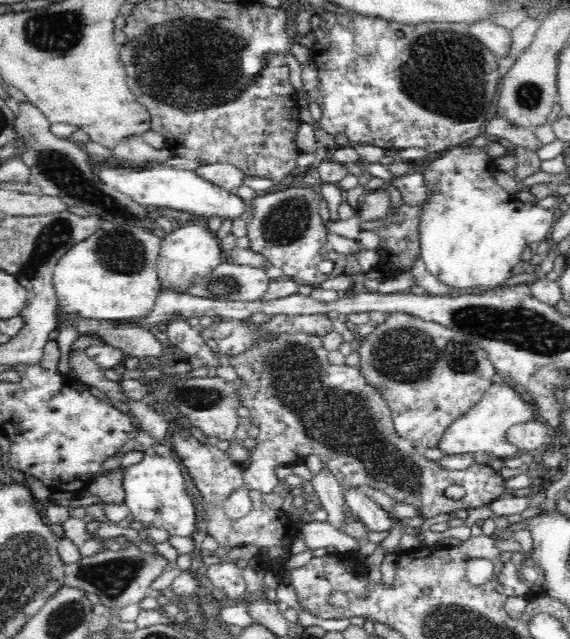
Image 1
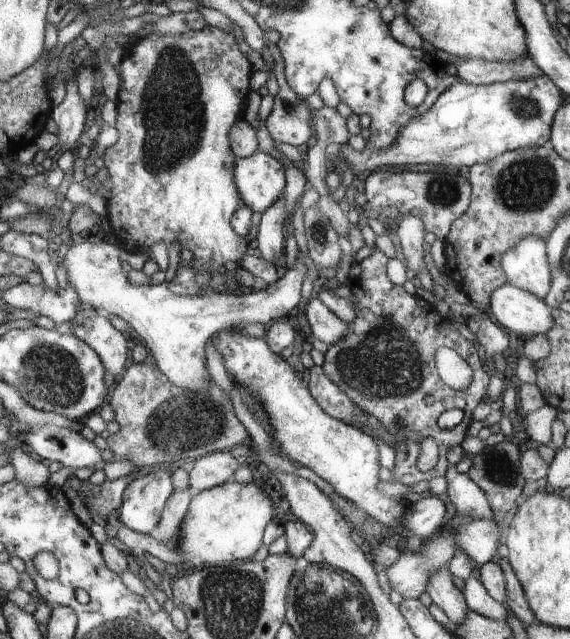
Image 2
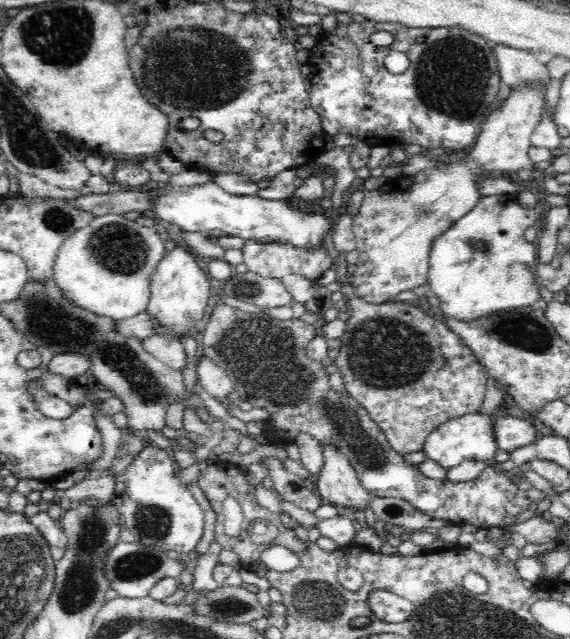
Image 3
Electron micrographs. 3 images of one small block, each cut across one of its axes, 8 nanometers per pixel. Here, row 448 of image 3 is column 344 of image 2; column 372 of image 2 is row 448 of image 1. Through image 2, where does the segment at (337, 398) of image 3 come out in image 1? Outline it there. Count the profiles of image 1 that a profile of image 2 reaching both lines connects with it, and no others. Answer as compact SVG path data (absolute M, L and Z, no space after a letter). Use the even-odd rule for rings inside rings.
M299 329L298 332L280 332L272 335L272 333L260 334L260 338L253 342L248 348L234 353L228 356L224 363L236 368L238 376L236 377L236 383L238 383L238 398L242 399L242 406L250 410L250 418L252 418L252 424L260 428L260 434L256 440L256 446L250 450L250 466L244 468L244 481L246 487L249 490L259 491L260 493L272 493L276 486L283 482L277 478L275 470L278 467L291 467L295 465L298 460L302 461L308 456L318 456L331 471L331 474L339 481L339 484L344 486L344 490L350 487L372 486L377 490L382 490L387 496L390 496L396 500L396 502L402 502L409 505L414 505L419 510L420 514L425 518L434 518L437 514L442 512L453 512L456 510L467 510L478 508L482 506L489 506L495 500L504 494L504 490L513 490L507 486L507 482L499 476L499 474L490 466L478 464L475 462L469 468L462 470L447 470L441 468L437 461L429 460L425 458L423 454L419 453L418 448L414 447L414 444L408 443L402 439L396 432L391 417L390 409L386 406L386 402L383 402L381 396L379 396L375 387L370 386L370 383L366 383L366 380L359 374L359 366L348 366L331 364L326 357L327 350L322 346L322 337L316 333L308 333ZM460 485L466 489L466 496L460 498L460 500L451 500L446 496L445 492L449 486Z

